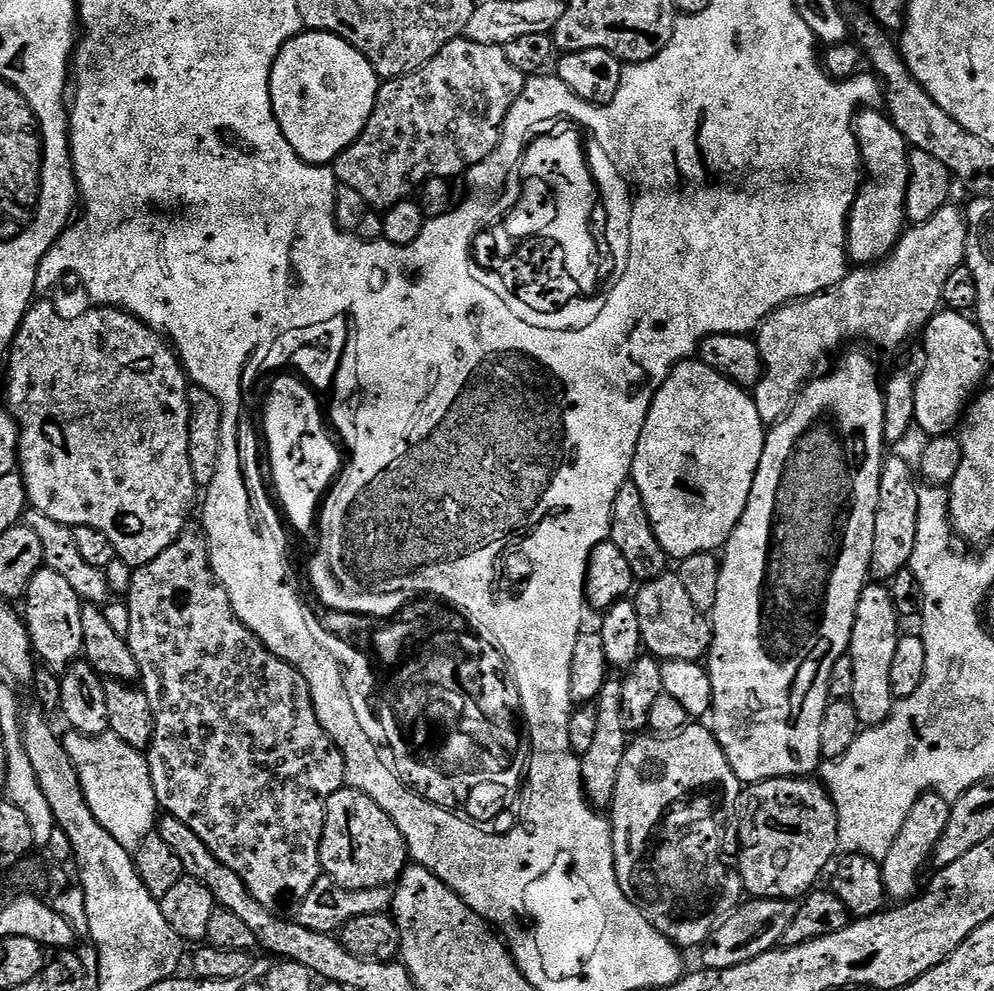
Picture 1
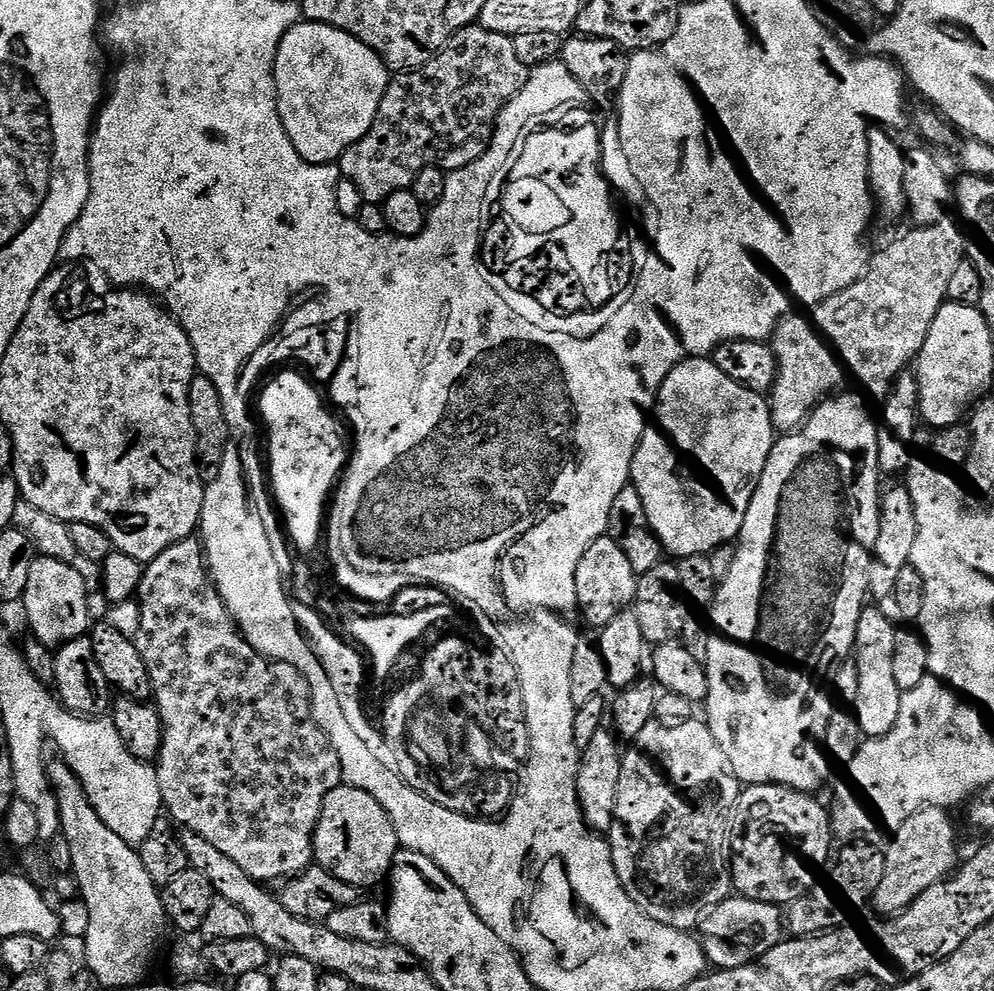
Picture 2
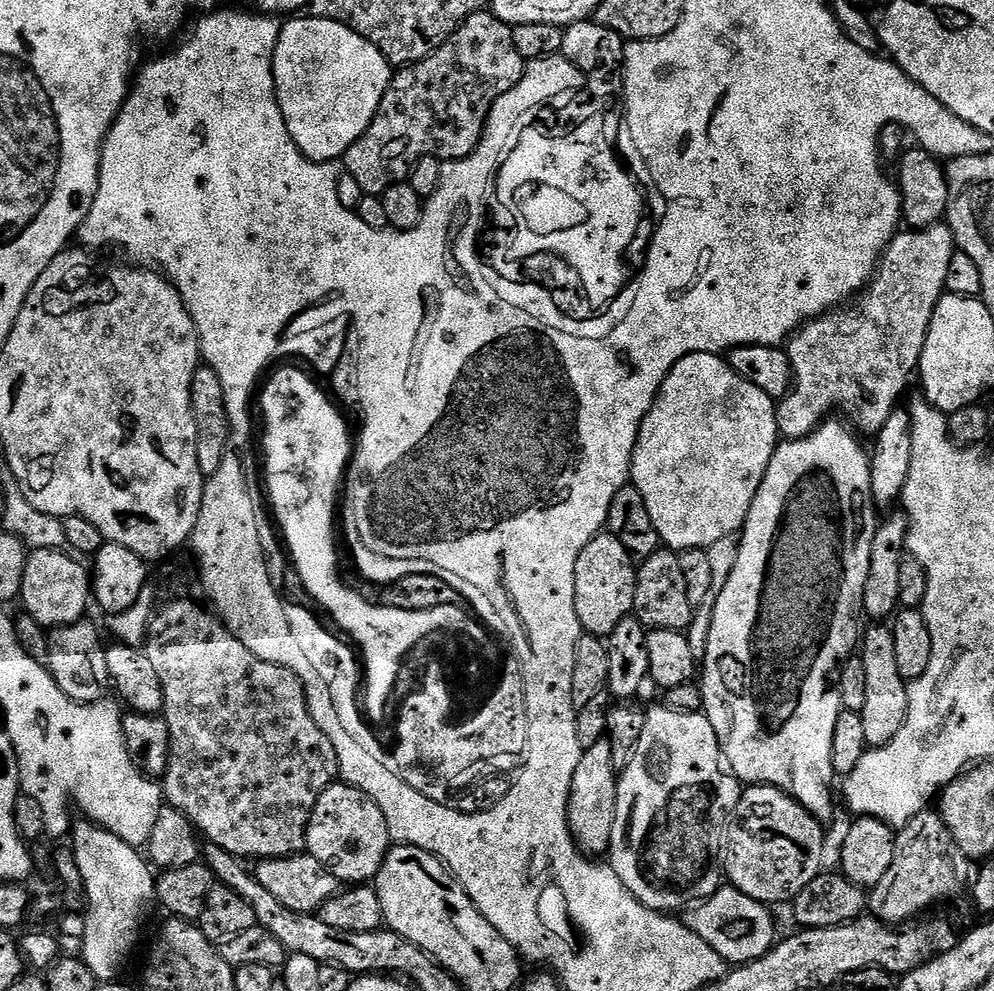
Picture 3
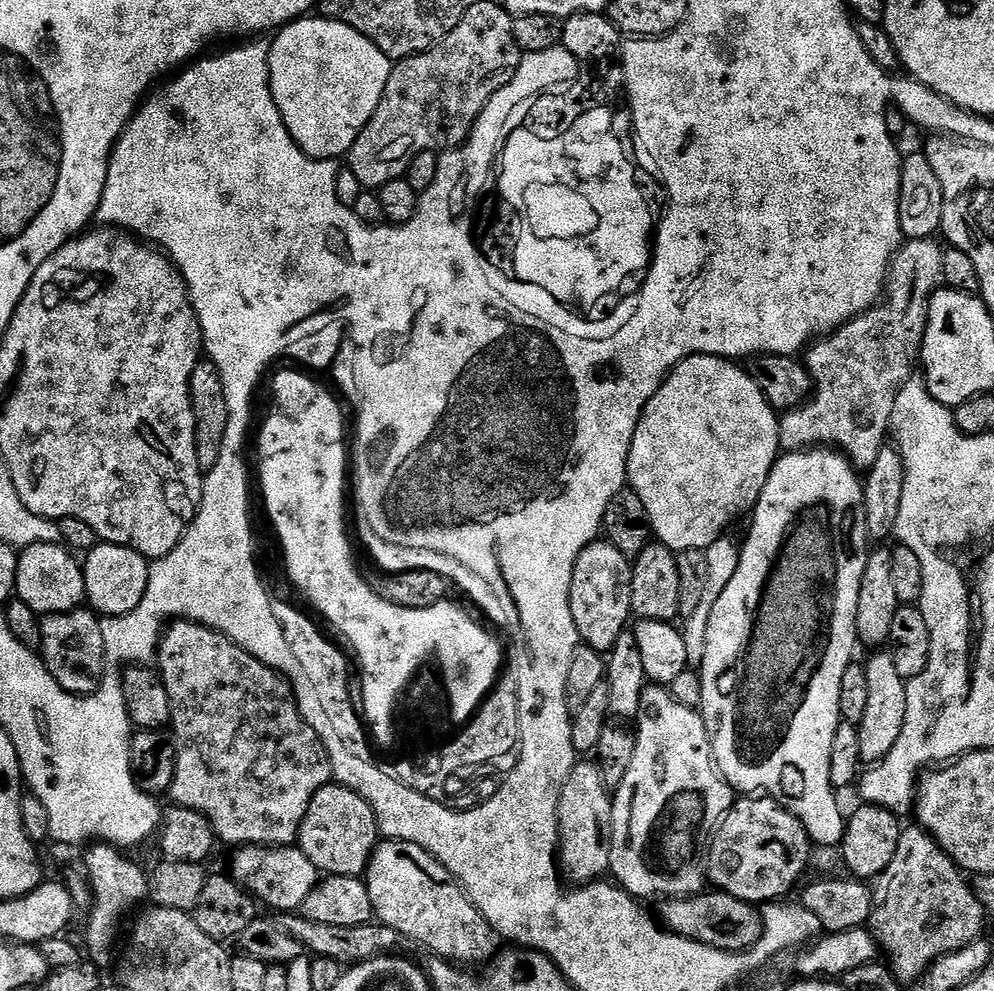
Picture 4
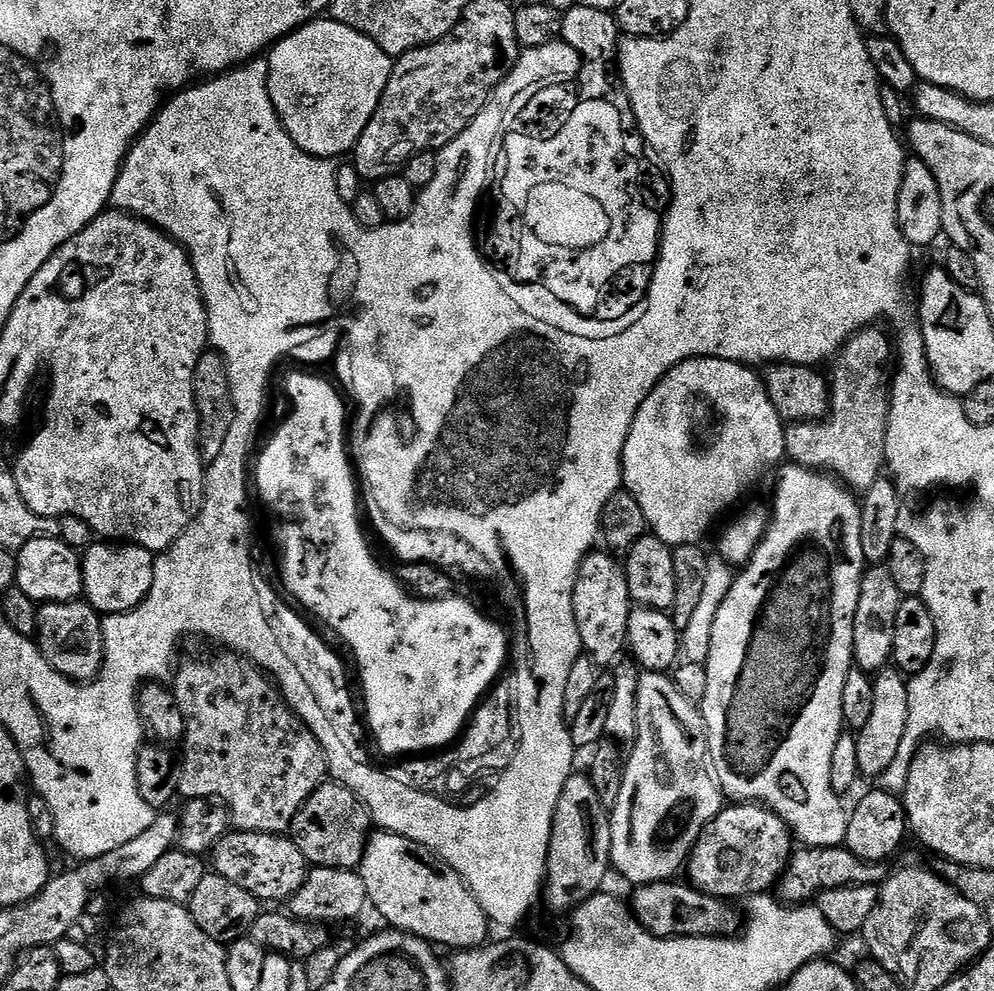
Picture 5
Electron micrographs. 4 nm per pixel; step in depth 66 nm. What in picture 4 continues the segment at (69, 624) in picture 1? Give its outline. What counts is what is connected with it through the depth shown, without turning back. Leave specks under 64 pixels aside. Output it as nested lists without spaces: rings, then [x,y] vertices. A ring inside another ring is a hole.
[[[63,543],[36,544],[20,552],[16,596],[41,617],[72,612],[85,603],[84,570],[81,561]]]

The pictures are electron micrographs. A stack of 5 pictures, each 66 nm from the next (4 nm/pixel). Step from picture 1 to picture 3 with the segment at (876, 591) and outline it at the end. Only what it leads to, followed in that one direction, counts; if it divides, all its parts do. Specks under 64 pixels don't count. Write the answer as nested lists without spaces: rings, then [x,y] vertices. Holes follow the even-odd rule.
[[[872,626],[869,632],[867,629],[858,655],[866,666],[866,706],[862,706],[860,711],[862,727],[868,747],[881,748],[894,738],[894,734],[898,734],[898,730],[902,730],[908,717],[908,684],[902,674],[898,674],[891,627]]]

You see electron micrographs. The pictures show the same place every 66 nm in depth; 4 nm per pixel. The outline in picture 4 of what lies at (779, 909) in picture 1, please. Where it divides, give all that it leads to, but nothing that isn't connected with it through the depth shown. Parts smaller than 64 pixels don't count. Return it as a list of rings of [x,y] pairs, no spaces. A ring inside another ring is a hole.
[[[708,890],[698,896],[673,896],[665,899],[658,920],[667,931],[714,946],[723,952],[746,952],[762,938],[764,917],[753,905],[719,890]]]

